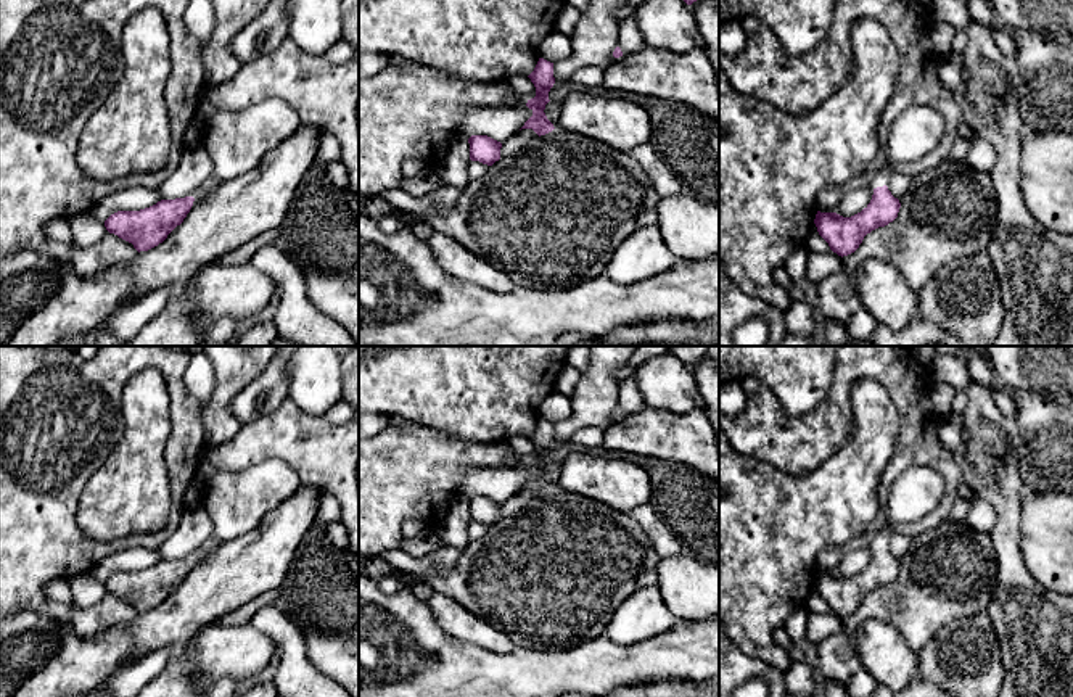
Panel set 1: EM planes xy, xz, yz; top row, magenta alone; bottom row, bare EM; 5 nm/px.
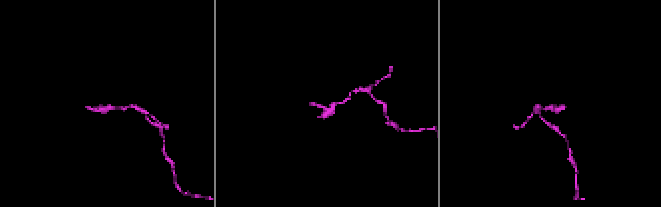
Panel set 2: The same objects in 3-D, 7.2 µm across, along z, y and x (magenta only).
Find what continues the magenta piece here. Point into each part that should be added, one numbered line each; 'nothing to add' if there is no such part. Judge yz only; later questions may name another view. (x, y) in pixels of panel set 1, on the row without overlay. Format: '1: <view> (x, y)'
1: yz (880, 540)

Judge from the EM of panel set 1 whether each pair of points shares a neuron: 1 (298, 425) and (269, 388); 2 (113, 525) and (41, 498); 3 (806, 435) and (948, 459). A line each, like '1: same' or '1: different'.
1: different
2: different
3: same

